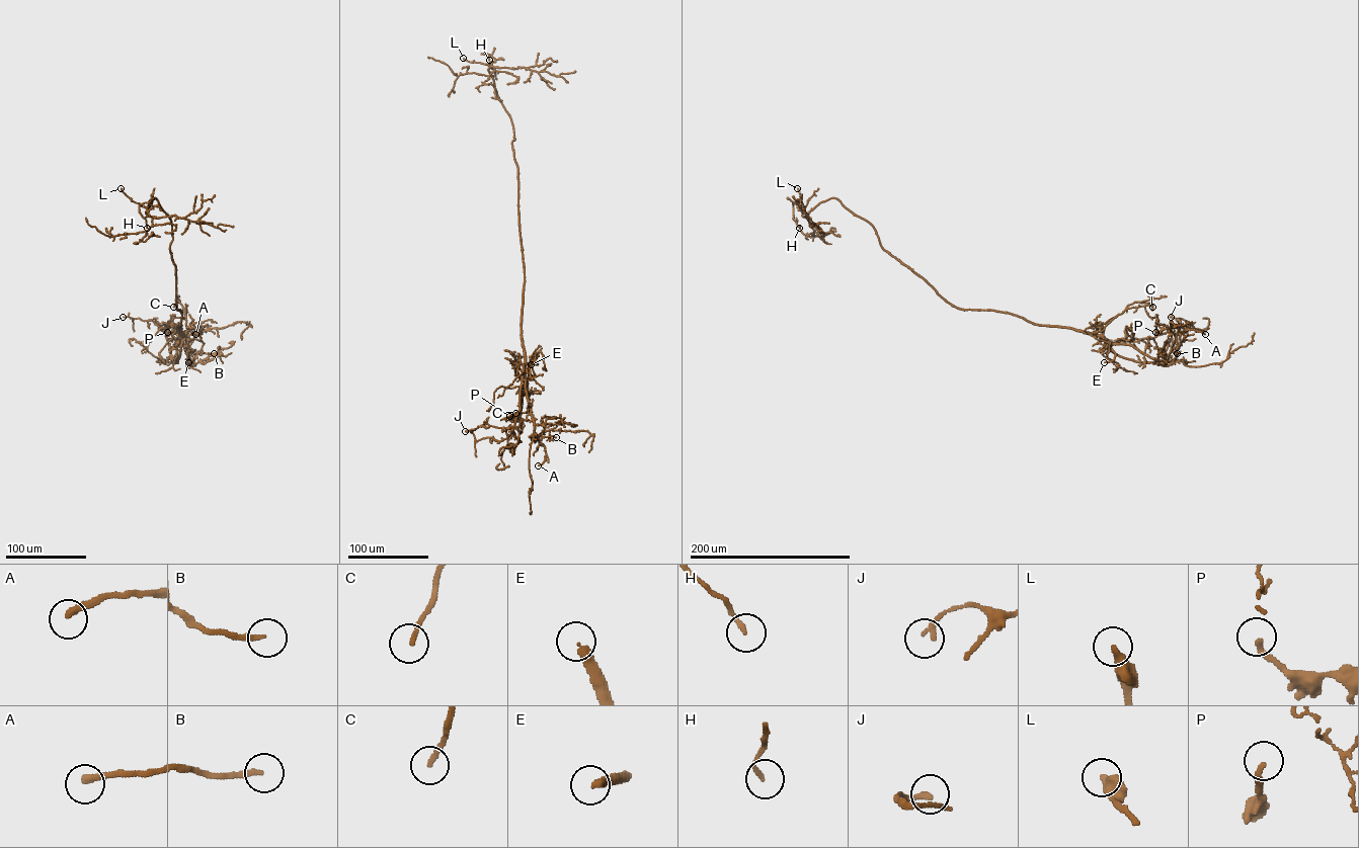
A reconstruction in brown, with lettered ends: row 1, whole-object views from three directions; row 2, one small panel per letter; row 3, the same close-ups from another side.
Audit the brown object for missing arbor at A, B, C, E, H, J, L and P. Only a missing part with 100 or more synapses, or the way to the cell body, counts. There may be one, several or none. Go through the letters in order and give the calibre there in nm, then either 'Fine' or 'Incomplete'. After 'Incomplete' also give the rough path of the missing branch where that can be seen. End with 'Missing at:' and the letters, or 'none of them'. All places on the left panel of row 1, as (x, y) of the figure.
A: Thickness 280 nm. Fine
B: Thickness 220 nm. Fine
C: Thickness 190 nm. Fine
E: Thickness 320 nm. Incomplete. Course of what is missing: (188, 362), (186, 365), (189, 370), (198, 375)
H: Thickness 150 nm. Fine
J: Thickness 190 nm. Fine
L: Thickness 400 nm. Fine
P: Thickness 180 nm. Fine
Missing at: E

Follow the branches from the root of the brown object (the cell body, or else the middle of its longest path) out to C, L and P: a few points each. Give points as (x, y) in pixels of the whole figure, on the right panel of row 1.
C: (976, 310), (1007, 312), (1034, 324), (1100, 335), (1103, 340), (1104, 327), (1128, 305), (1150, 303), (1152, 307)
L: (976, 310), (958, 309), (947, 302), (883, 248), (871, 225), (835, 198), (820, 202), (802, 217), (797, 188)
P: (976, 310), (1007, 312), (1034, 324), (1070, 327), (1100, 335), (1110, 343), (1151, 338), (1162, 333), (1155, 332)

